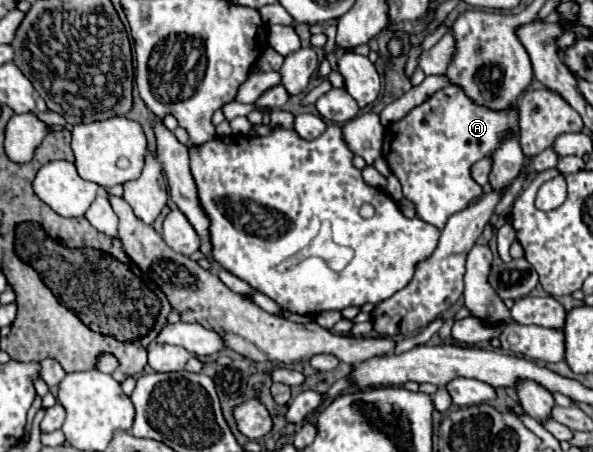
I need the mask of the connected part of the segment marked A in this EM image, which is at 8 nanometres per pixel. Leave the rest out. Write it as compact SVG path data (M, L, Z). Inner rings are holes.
M452 84L384 128L382 158L400 180L404 198L416 206L418 218L442 230L452 214L482 196L482 186L474 182L470 168L476 160L490 156L508 132L518 138L516 104L508 110L490 110L472 102L460 86Z

